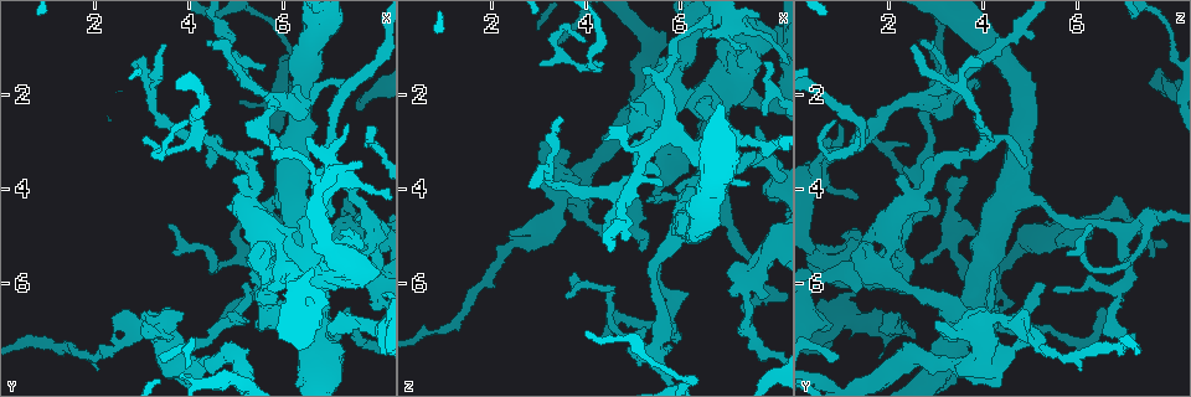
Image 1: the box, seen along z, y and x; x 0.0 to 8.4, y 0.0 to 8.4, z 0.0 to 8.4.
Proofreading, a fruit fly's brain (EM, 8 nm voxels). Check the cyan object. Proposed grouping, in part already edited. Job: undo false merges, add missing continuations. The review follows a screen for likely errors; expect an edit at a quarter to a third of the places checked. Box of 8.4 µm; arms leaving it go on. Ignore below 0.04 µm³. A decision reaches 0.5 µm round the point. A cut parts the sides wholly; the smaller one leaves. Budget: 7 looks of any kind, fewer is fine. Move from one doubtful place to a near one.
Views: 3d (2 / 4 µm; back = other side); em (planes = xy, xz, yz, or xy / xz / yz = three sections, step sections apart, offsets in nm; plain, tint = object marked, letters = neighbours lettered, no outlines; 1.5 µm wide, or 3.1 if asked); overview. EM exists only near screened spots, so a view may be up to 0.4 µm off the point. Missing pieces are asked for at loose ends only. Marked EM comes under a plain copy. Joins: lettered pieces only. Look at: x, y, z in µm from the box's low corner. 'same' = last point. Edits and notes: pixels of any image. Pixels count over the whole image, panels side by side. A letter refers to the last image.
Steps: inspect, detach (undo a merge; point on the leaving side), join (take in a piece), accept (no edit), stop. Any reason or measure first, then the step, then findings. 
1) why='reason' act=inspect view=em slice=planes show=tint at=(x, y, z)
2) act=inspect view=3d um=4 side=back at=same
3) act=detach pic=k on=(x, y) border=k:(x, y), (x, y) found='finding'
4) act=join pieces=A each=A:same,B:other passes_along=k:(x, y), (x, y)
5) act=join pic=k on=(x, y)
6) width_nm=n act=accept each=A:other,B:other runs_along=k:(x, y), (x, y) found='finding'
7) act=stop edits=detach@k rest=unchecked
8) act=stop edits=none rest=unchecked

why='calibre changes' act=inspect view=3d um=2 at=(4.10, 7.35, 4.80)

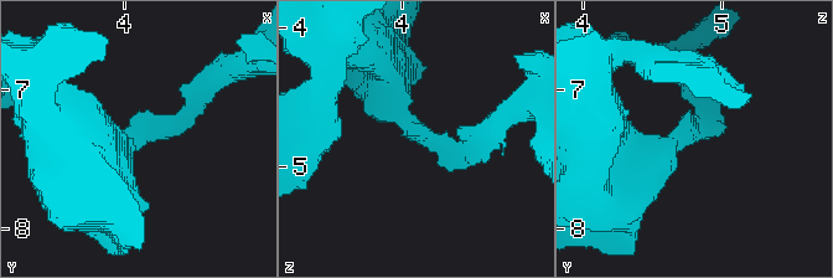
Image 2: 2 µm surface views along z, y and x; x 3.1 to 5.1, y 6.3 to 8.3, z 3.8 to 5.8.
arm_widths_nm=180,420 why='now the EM' act=inspect view=em slice=yz step=4 show=tint at=(4.12, 7.32, 4.76)

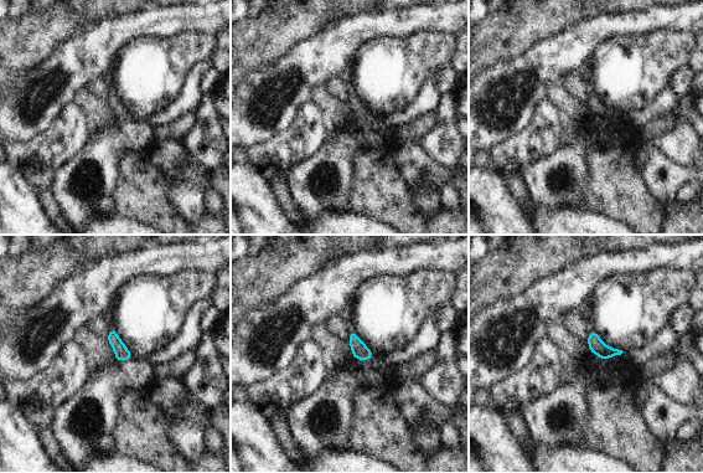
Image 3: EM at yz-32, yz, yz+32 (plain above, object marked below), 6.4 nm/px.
act=inspect view=em slice=yz step=4 show=letters at=same

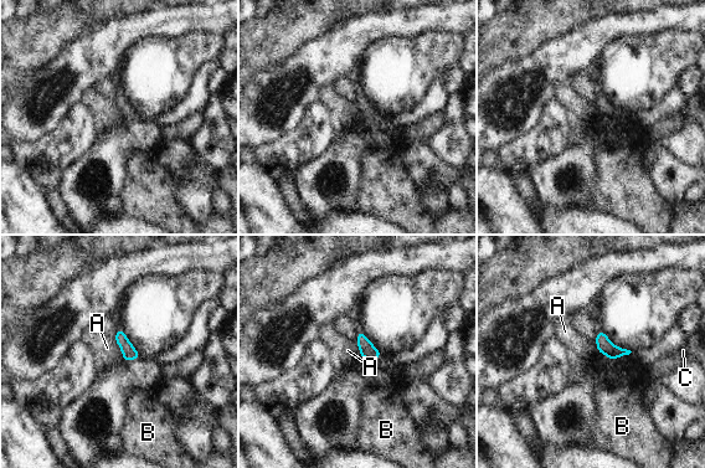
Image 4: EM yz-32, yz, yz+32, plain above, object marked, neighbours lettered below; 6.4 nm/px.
width_nm=20 act=accept each=A:other,B:other,C:other found='continuous, no second neuron'

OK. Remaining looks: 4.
why='free end' act=inspect view=em slice=xz step=8 show=letters at=(5.15, 6.05, 5.30)

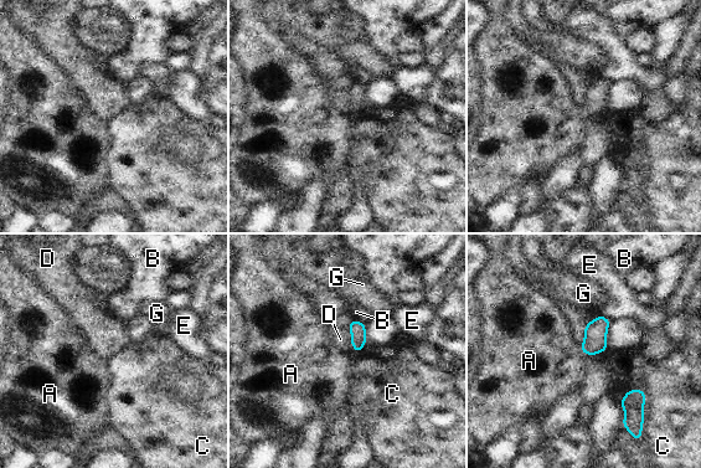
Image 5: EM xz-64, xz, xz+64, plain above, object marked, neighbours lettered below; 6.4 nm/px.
longest_contact=D:220nm act=accept each=A:other,B:other,C:other,D:other,E:other,G:other border=5:(580, 346), (586, 355) found='none of them fits'

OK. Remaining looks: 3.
act=inspect view=em slice=yz step=8 show=letters at=(4.95, 3.90, 2.25)

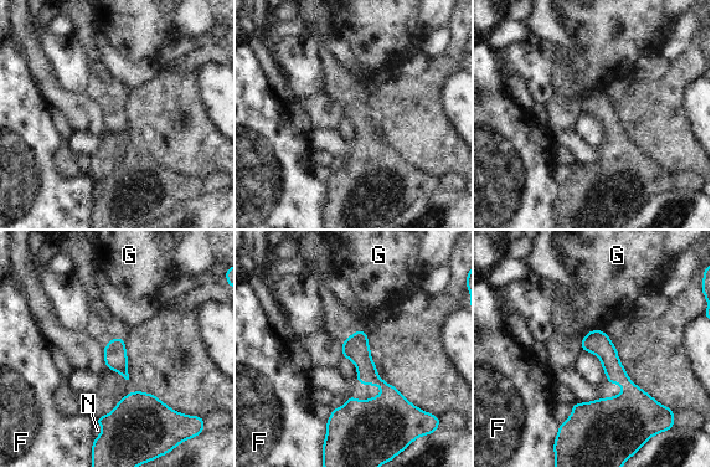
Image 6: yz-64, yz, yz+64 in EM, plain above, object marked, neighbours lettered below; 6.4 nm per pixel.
act=accept each=F:other,G:other,N:other found='none of them fits'

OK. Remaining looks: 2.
act=stop edits=none rest=unchecked

